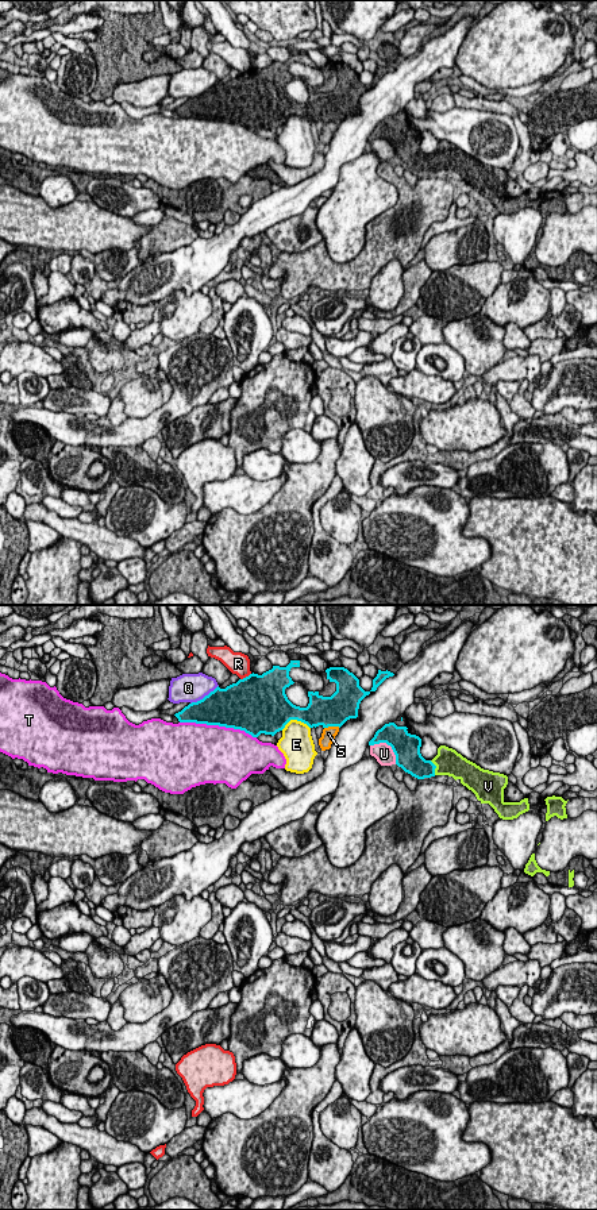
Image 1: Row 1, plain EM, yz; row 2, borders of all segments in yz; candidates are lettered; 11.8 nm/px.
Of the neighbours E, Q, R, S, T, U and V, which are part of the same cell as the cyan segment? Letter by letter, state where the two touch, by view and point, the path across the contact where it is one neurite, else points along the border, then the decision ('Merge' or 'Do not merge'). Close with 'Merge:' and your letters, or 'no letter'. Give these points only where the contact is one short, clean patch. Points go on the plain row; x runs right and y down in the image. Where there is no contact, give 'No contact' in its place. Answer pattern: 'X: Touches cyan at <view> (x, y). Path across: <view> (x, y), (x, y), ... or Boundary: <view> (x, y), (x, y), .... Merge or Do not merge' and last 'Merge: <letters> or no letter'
E: Touches cyan at yz (295, 114). Do not merge
Q: Touches cyan at yz (205, 91). Do not merge
R: Touches cyan at yz (246, 72). Boundary: yz (250, 68), (241, 74). Do not merge
S: Touches cyan at yz (331, 120). Do not merge
T: Touches cyan at yz (218, 119). Do not merge
U: Touches cyan at yz (389, 139). Do not merge
V: Touches cyan at yz (435, 162). Path across: yz (415, 160), (419, 162), (435, 162), (449, 157). Merge
Merge: V

